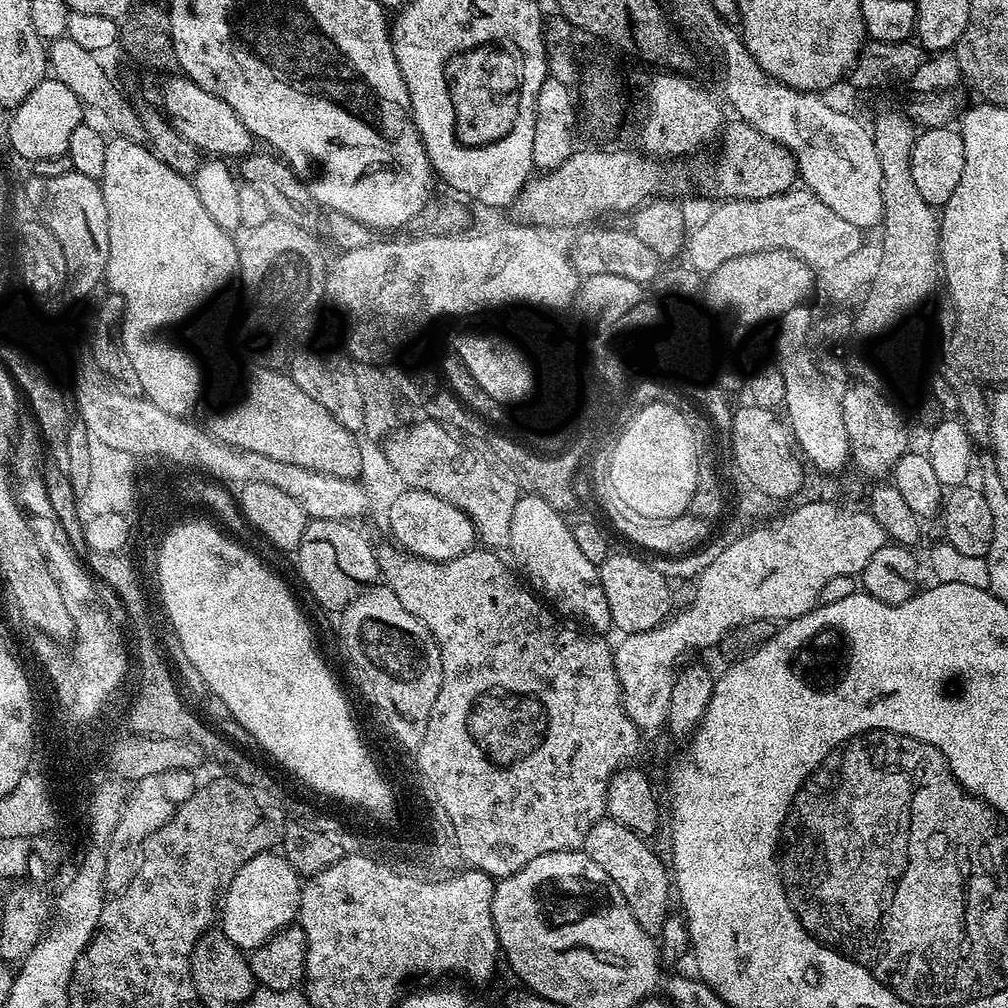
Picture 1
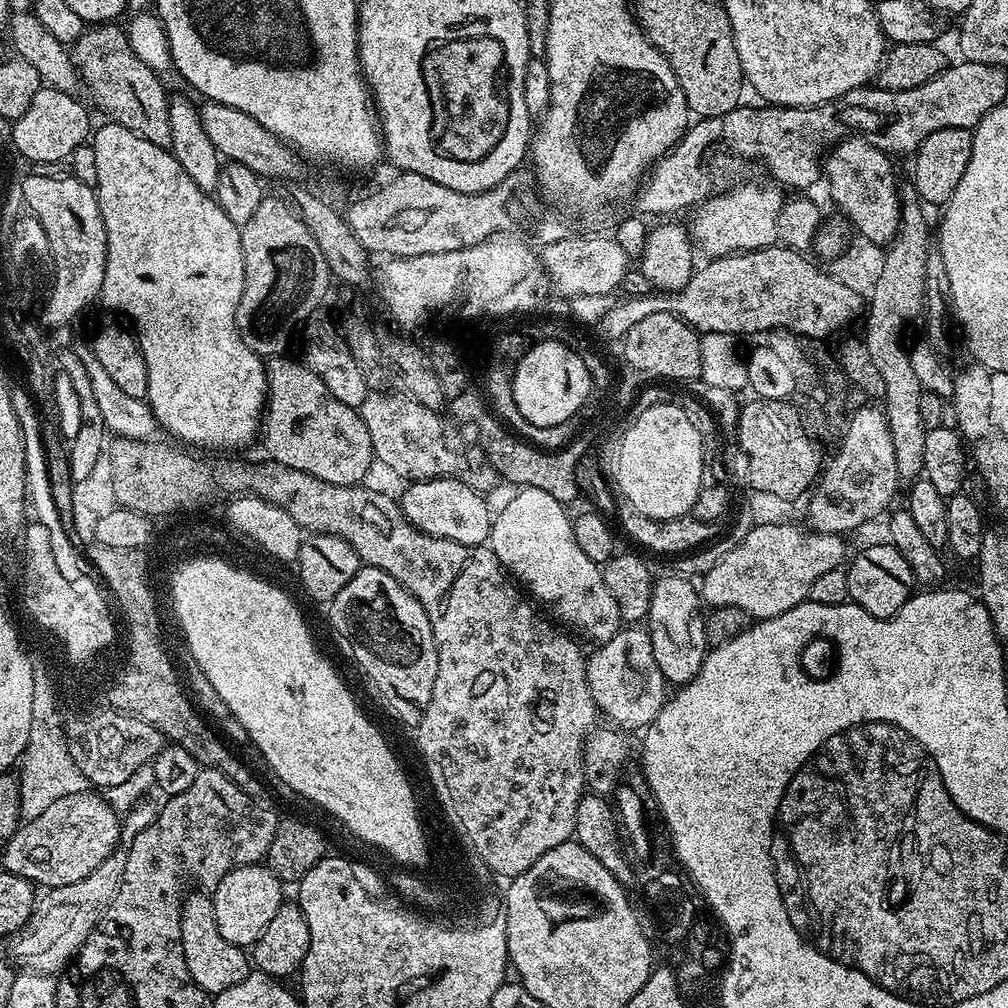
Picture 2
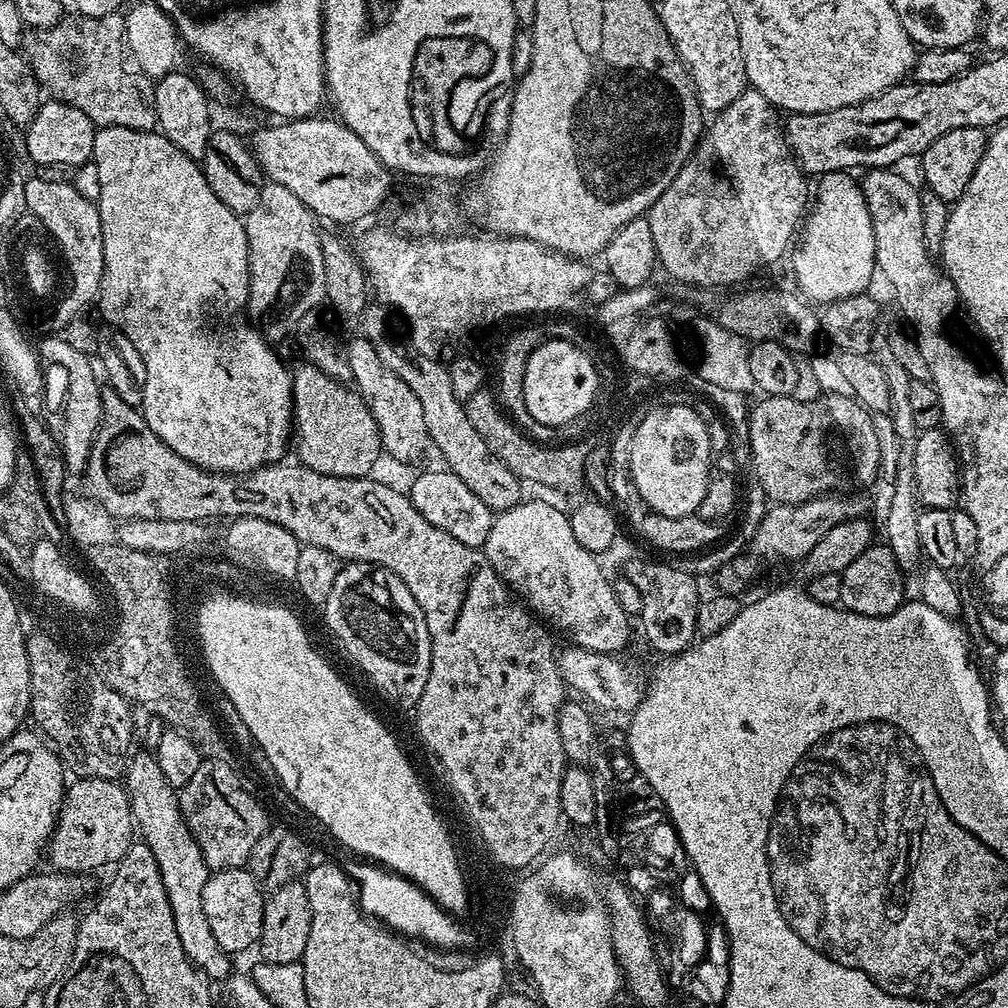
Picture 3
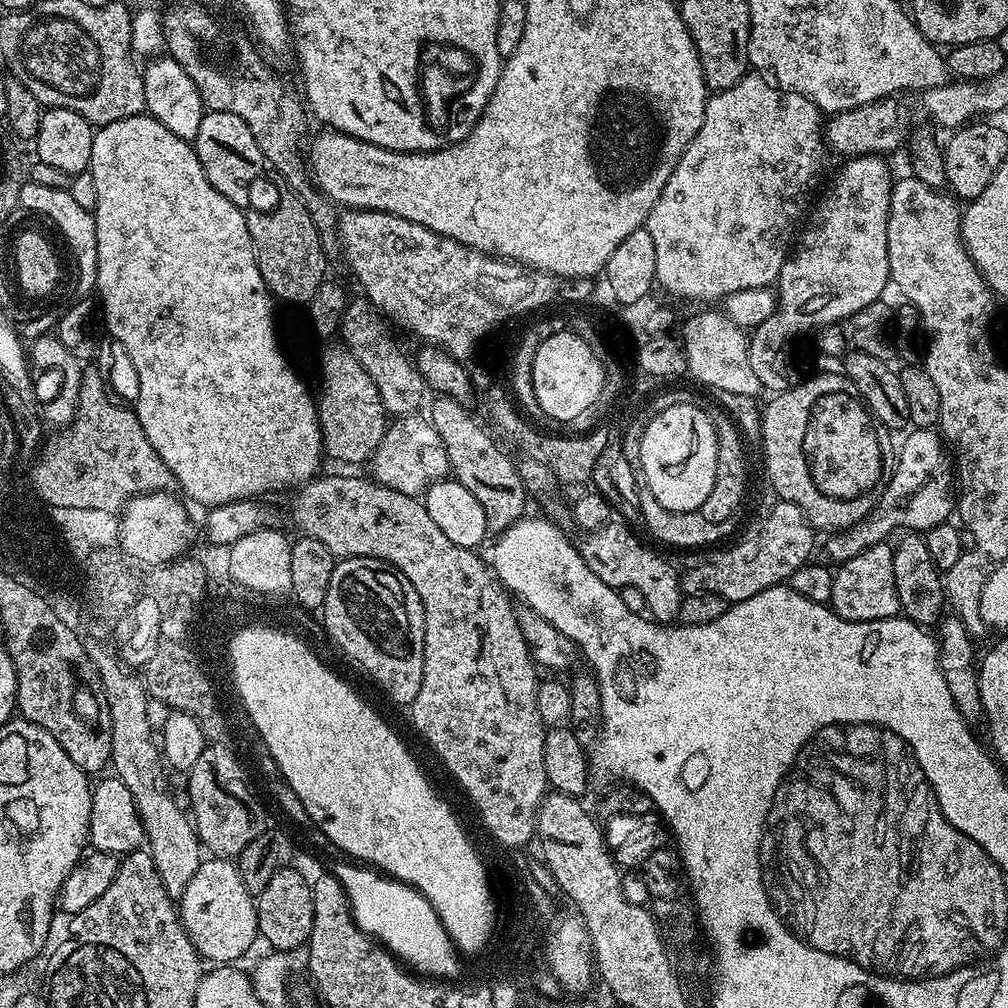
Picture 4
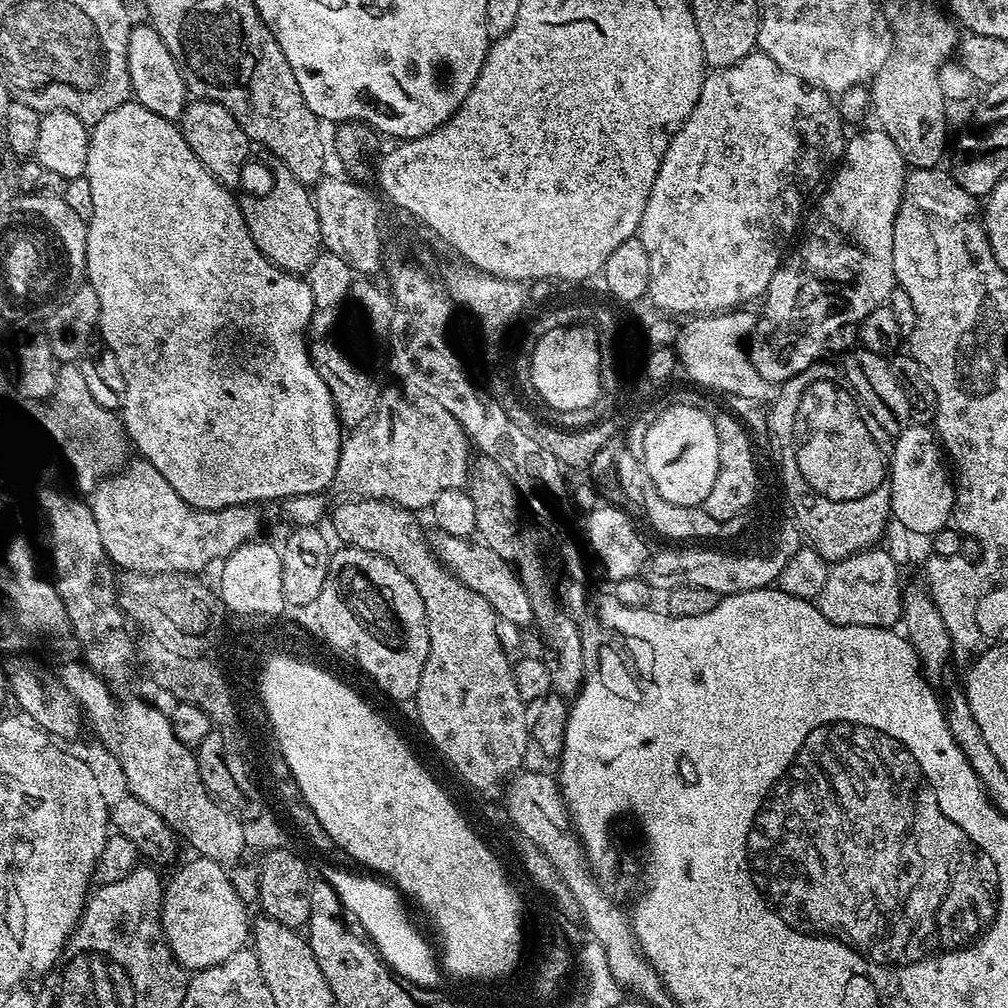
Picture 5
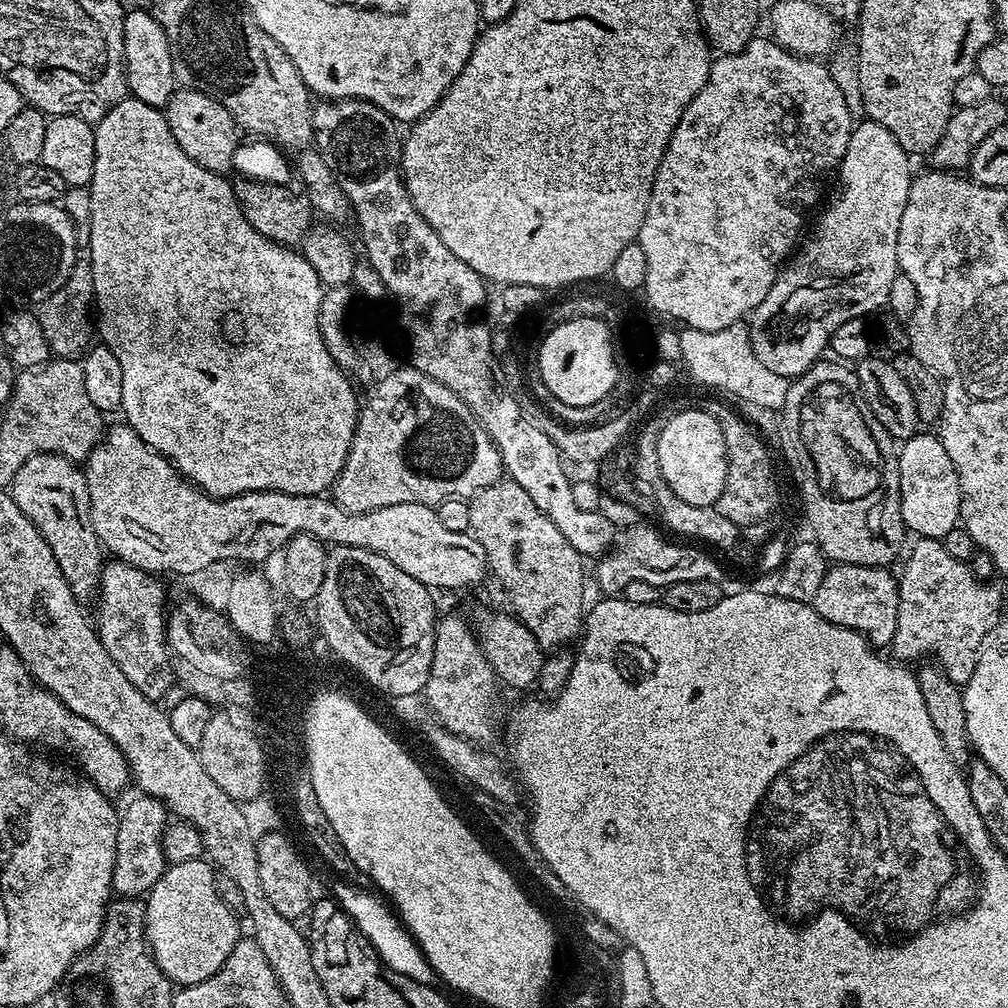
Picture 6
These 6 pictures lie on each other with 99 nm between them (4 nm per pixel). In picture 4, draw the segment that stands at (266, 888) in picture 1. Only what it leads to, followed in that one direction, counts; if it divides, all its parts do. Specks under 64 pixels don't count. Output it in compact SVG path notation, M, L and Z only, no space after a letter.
M228 858L201 859L194 878L178 898L178 915L184 932L205 961L216 966L228 966L244 956L258 940L256 901L248 893L240 872Z

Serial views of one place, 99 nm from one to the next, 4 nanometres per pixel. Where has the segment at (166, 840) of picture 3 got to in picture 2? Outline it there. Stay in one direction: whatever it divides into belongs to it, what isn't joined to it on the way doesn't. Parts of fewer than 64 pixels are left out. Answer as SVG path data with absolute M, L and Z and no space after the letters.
M192 890L185 895L180 906L182 926L182 954L186 958L186 970L203 992L217 994L242 982L250 971L250 956L239 944L226 942L218 931L218 918L214 918L211 895Z

